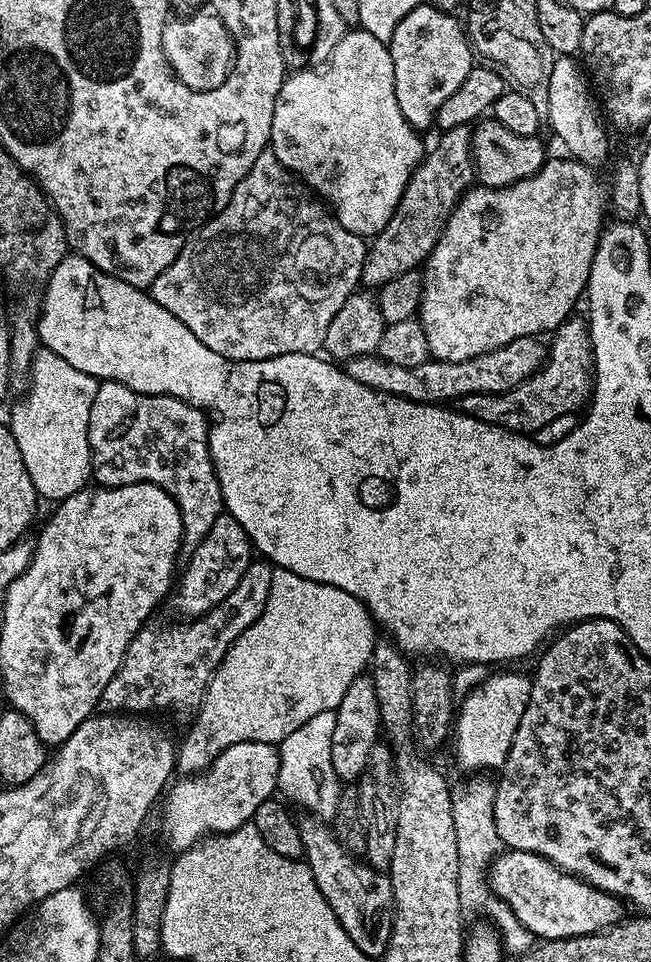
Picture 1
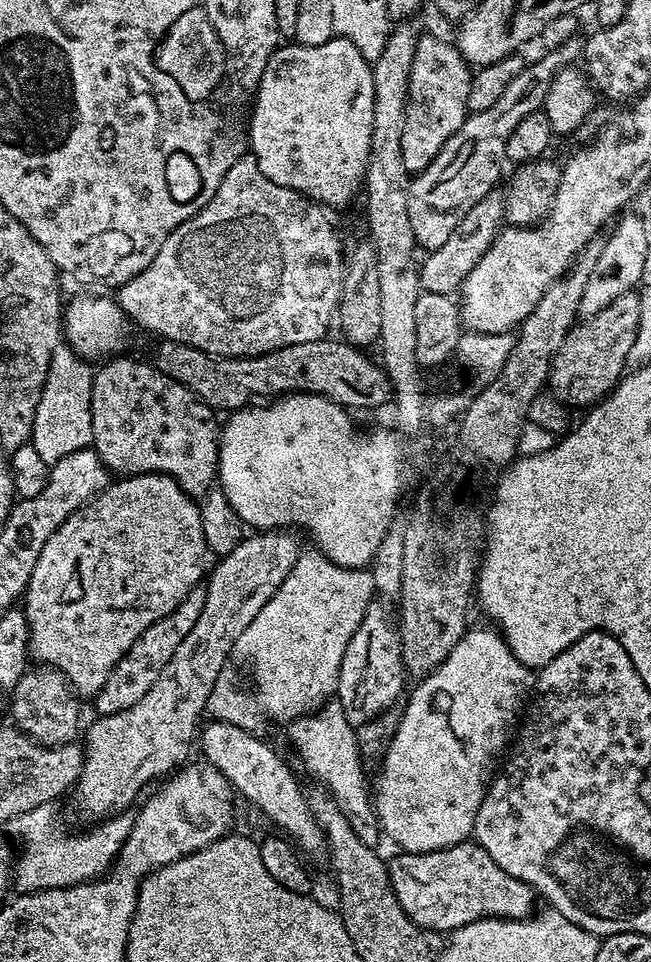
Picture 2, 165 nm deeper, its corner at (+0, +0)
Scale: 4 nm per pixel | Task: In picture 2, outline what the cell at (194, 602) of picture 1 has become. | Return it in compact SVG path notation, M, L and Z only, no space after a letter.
M198 586L194 590L190 590L188 597L174 610L170 610L170 614L166 614L166 618L158 618L158 622L154 622L154 626L150 626L136 639L134 646L130 646L130 650L116 663L114 670L110 670L110 678L106 678L106 686L102 686L102 690L98 690L98 694L94 698L97 708L95 711L99 715L118 714L122 710L130 710L130 706L134 706L134 702L142 702L146 690L150 690L150 686L154 686L154 682L158 682L162 670L166 670L166 662L170 662L174 650L178 650L178 646L184 641L186 634L190 634L194 622L198 622L198 614L202 614L203 605L204 589Z

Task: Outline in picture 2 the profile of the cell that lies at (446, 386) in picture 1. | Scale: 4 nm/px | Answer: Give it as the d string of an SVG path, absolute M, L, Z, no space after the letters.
M161 339L156 348L154 366L162 374L186 386L203 404L213 410L225 408L231 414L238 408L247 408L259 396L275 398L289 392L313 392L337 400L349 410L376 408L389 403L392 385L383 367L375 359L368 360L367 351L343 339L298 342L294 346L267 352L265 356L207 356L194 346L176 344Z

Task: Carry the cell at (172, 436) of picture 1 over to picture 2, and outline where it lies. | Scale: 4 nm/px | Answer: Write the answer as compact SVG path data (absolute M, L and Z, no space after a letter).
M120 359L101 363L92 378L91 447L117 477L169 476L187 496L205 497L217 483L220 467L217 413L151 363Z

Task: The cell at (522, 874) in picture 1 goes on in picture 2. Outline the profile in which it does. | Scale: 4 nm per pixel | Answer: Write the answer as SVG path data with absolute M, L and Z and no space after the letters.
M465 842L433 852L400 850L395 854L397 856L393 860L387 861L390 886L398 898L398 906L402 906L402 910L422 930L451 934L457 928L472 924L476 920L523 920L533 915L532 903L538 900L537 893L526 882L506 874L506 870L502 870L502 866L498 866L498 862L494 862L494 858L490 858L490 854L486 854L486 850L482 850L478 843Z

